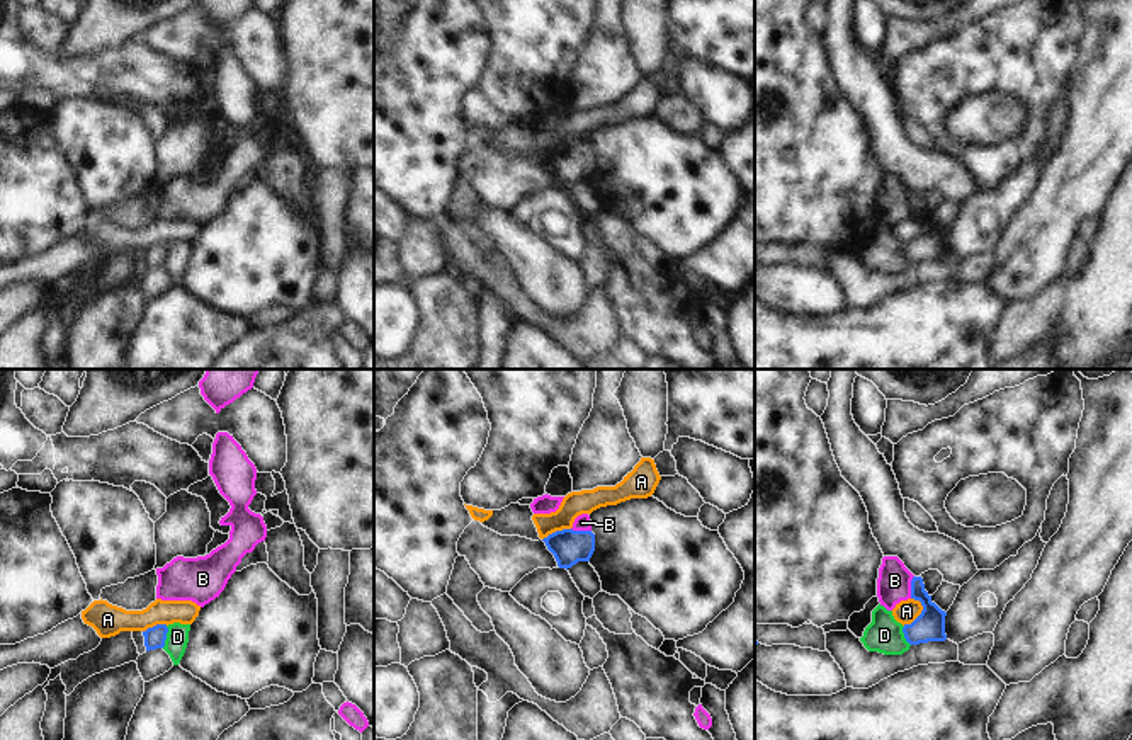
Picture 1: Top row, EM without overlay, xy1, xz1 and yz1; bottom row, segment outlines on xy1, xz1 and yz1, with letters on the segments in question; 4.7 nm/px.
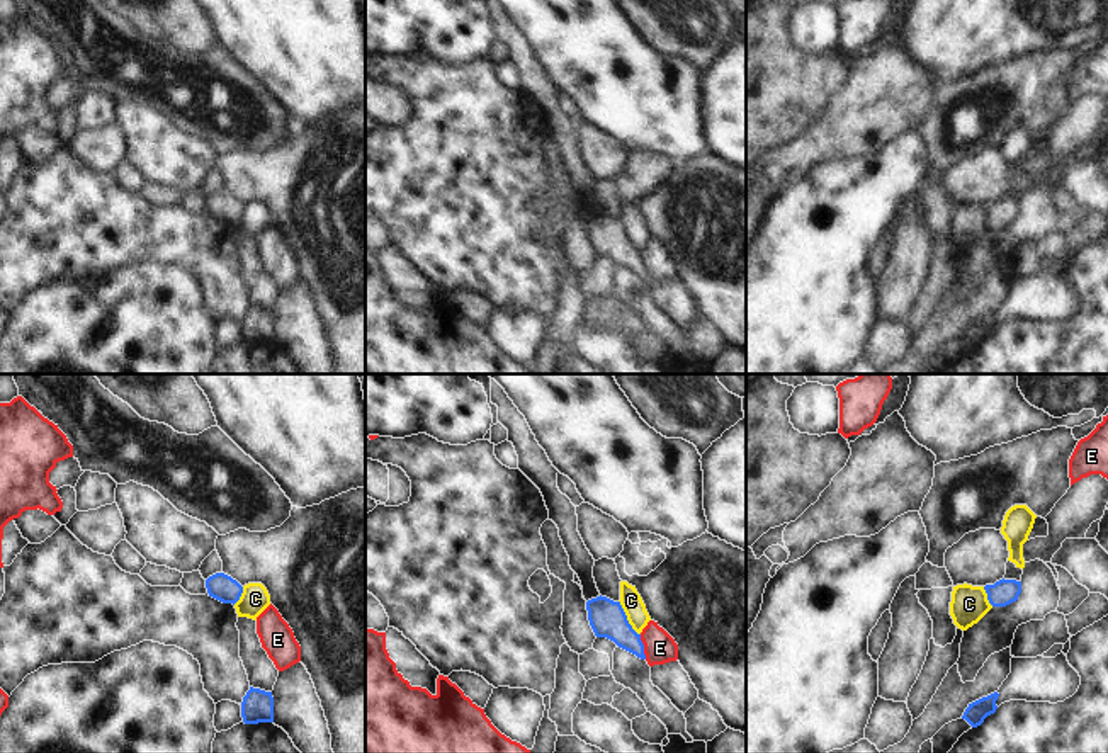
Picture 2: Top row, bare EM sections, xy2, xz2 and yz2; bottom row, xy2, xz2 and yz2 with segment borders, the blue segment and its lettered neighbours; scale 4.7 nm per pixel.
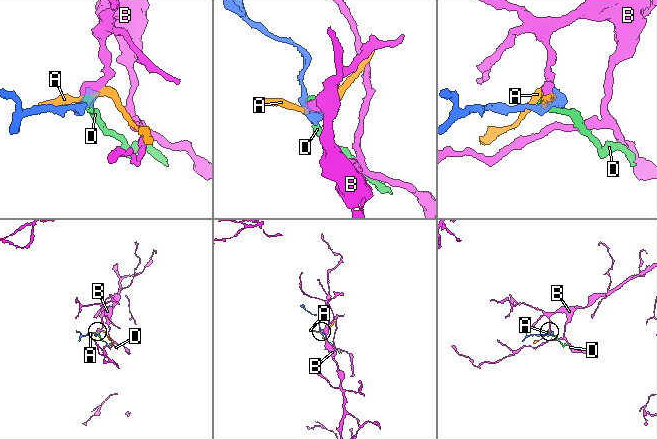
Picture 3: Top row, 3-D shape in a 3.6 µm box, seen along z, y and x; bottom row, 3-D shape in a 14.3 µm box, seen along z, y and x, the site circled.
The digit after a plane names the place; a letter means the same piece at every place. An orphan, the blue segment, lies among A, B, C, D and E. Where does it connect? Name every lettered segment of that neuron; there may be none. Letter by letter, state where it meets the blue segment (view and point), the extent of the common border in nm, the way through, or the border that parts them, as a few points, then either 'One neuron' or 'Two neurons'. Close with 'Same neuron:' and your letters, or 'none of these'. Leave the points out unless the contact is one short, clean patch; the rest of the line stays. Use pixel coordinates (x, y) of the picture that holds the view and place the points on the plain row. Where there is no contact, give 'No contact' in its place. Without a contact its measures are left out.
A: Touches blue at yz1 (920, 233). Shared border 150 nm. Boundary: yz1 (918, 218), (922, 230), (910, 242), (903, 244). Two neurons
B: Touches blue at yz1 (911, 206). Shared border 110 nm. Path across: yz1 (930, 244), (930, 228), (911, 206), (894, 199). One neuron
C: Touches blue at xz2 (626, 237). Shared border 190 nm. Boundary: xz2 (619, 220), (627, 242), (639, 254). Two neurons
D: Touches blue at xy1 (165, 256). Shared border 110 nm. Boundary: xy1 (167, 245), (162, 266). Two neurons
E: Touches blue at xz2 (643, 266). Shared border 120 nm. Boundary: xz2 (639, 254), (646, 277). Two neurons
Same neuron: B.

